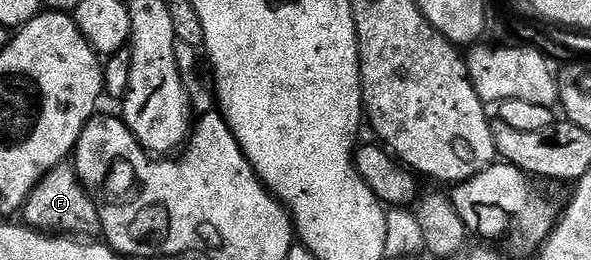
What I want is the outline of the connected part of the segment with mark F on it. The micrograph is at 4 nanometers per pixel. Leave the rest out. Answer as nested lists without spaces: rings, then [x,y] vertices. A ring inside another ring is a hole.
[[[64,162],[50,168],[33,186],[21,209],[21,220],[28,228],[48,234],[78,234],[95,238],[101,232],[101,218],[95,200],[70,163]],[[23,216],[23,217],[22,217]]]

